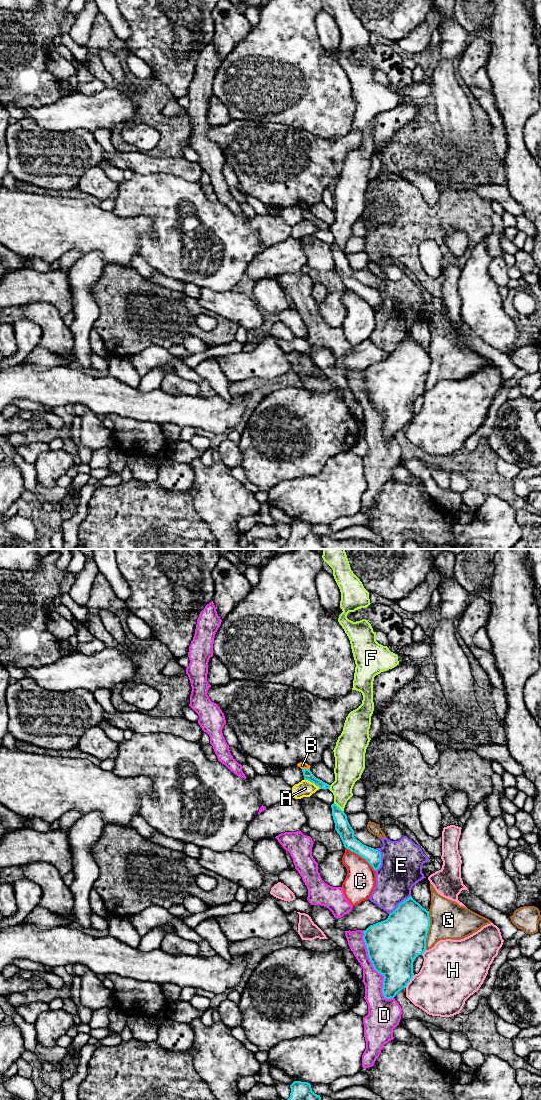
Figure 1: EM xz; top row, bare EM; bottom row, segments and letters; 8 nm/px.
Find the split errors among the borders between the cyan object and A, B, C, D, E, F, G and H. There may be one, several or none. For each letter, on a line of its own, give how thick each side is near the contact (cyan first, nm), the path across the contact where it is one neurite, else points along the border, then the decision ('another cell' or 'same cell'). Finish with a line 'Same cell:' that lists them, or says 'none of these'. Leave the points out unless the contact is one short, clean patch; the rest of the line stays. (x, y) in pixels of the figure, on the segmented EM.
A: calibres 70 and 140 nm; another cell
B: calibres 70 and 60 nm; border xz (302, 768), (309, 769); another cell
C: calibres 120 and 240 nm; another cell
D: calibres 420 and 160 nm; another cell
E: calibres 120 and 340 nm; another cell
F: calibres 120 and 180 nm; another cell
G: calibres 400 and 300 nm; another cell
H: calibres 360 and 440 nm; another cell
Same cell: none of these

